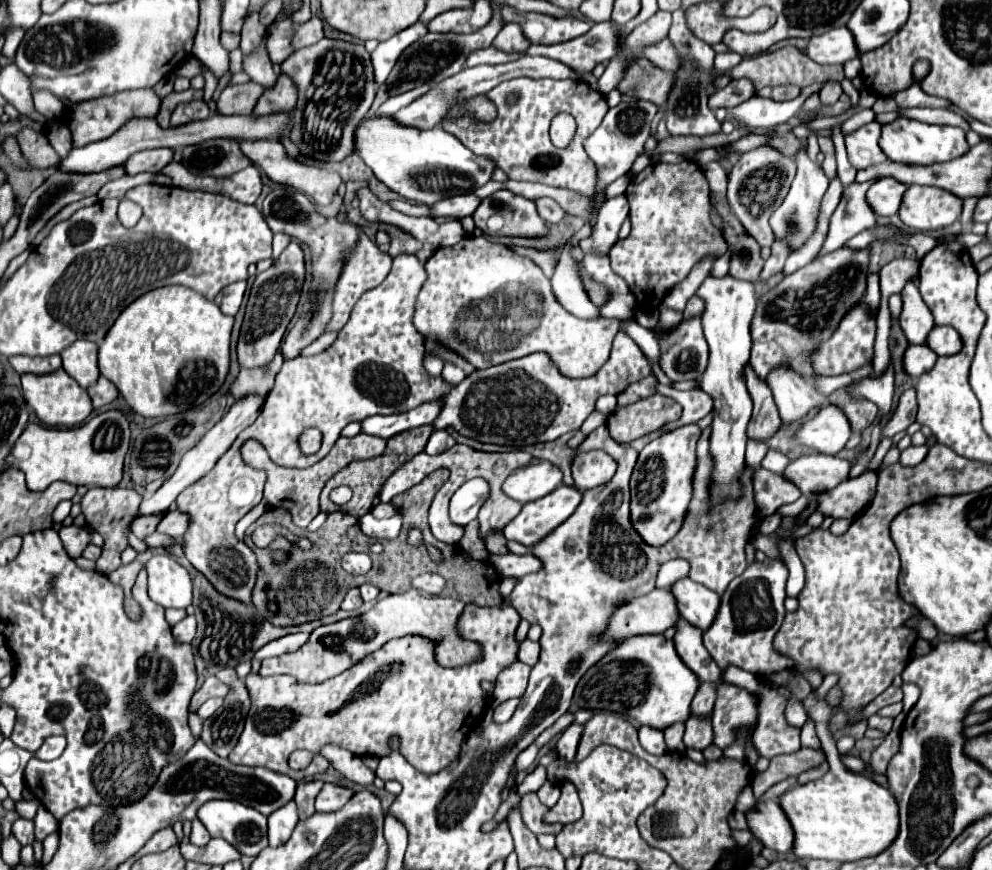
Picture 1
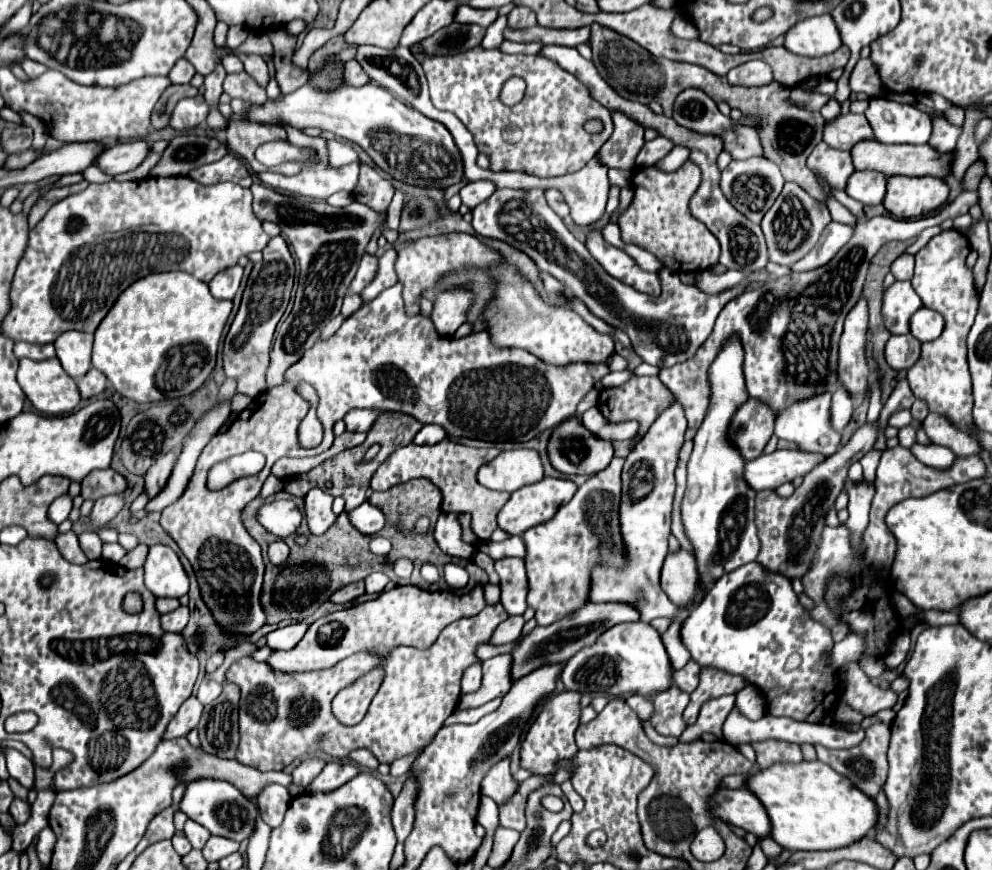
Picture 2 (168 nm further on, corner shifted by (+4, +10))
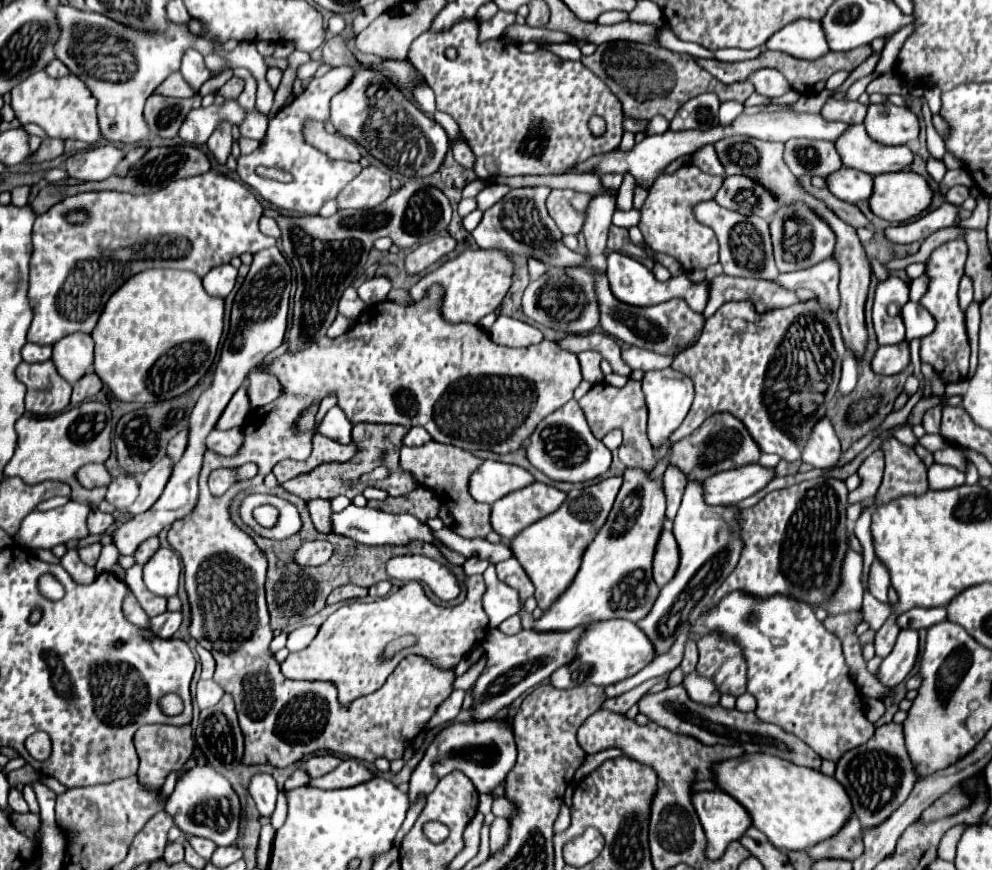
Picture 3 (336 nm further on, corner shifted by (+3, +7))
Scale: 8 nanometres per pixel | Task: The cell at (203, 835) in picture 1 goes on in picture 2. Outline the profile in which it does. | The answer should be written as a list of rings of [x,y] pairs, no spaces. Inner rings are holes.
[[[186,821],[186,827],[184,827],[184,835],[188,837],[188,841],[192,843],[194,849],[202,849],[204,843],[210,839],[210,831],[206,831],[204,827],[200,827],[198,823],[194,821]]]

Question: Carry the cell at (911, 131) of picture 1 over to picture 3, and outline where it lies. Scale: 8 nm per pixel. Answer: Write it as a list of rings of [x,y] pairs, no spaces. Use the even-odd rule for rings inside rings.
[[[891,102],[869,104],[863,124],[873,140],[887,146],[899,146],[919,138],[919,118],[905,106]]]

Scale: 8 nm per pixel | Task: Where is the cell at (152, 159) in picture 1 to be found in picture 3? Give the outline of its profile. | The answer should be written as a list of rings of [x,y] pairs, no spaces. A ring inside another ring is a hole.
[[[113,144],[87,148],[67,160],[67,172],[77,180],[105,180],[115,174],[115,168],[125,158],[125,152]]]

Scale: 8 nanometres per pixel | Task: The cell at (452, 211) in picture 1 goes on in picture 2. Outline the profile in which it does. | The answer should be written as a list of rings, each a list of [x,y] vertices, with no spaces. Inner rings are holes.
[[[474,181],[474,183],[468,183],[460,191],[460,197],[462,197],[462,203],[464,205],[468,205],[470,209],[474,209],[484,199],[488,199],[494,191],[496,191],[496,185],[492,181]]]

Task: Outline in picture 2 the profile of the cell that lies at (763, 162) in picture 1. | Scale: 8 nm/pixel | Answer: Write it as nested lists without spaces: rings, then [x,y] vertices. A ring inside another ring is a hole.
[[[752,157],[752,159],[746,159],[746,161],[732,161],[722,171],[722,177],[720,177],[720,189],[722,189],[724,197],[742,215],[746,215],[754,223],[762,221],[764,213],[772,207],[772,203],[780,195],[782,187],[784,187],[784,177],[780,175],[780,169],[776,167],[776,163],[768,161],[766,157]]]

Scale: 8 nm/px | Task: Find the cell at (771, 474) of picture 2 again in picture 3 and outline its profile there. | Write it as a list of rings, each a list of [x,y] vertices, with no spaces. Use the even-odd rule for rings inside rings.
[[[747,464],[727,472],[717,472],[705,480],[705,500],[713,504],[737,504],[761,492],[775,480],[775,468]]]

